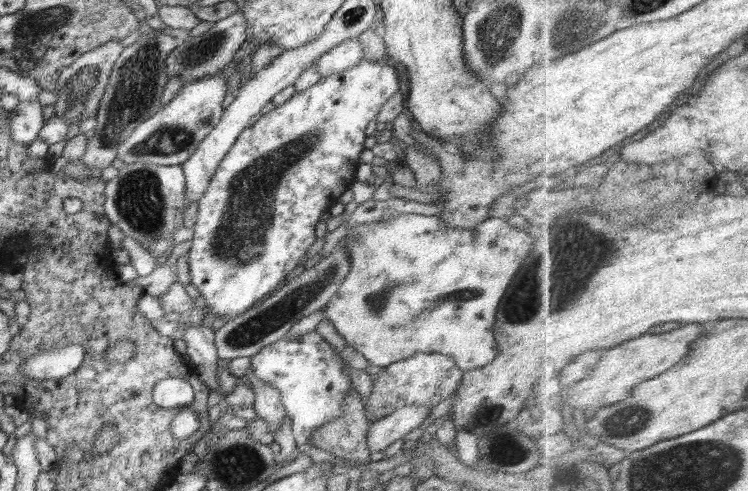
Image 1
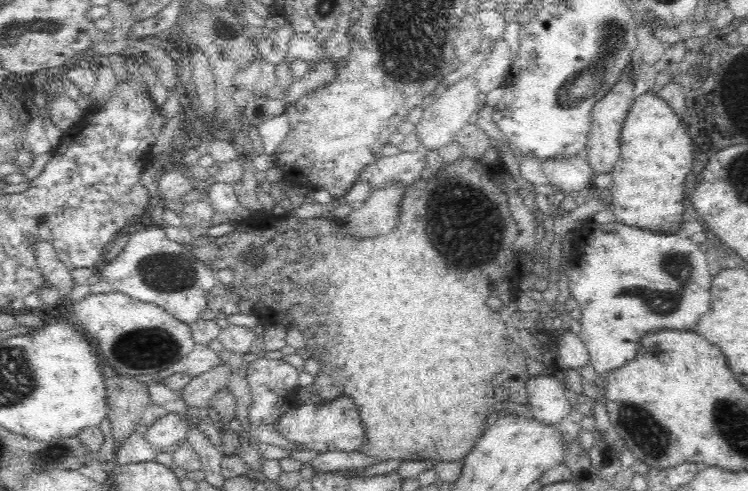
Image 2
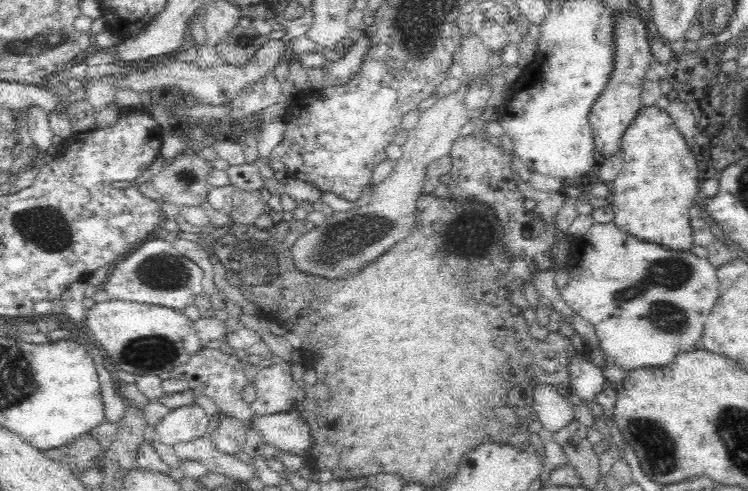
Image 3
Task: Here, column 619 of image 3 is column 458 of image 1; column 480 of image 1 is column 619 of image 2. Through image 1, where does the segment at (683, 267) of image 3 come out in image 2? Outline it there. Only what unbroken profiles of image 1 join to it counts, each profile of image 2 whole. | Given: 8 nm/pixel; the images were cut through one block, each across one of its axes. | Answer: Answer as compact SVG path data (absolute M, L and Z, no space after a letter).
M618 221L611 223L594 223L588 228L582 228L578 240L574 238L574 252L571 252L571 270L568 272L569 289L572 298L578 301L581 307L582 316L579 318L581 330L577 334L586 345L589 352L589 359L594 370L604 376L608 371L618 369L624 366L629 360L632 360L640 348L640 339L647 334L662 330L674 329L680 331L692 331L696 323L710 310L710 287L713 276L709 272L707 255L699 250L698 245L691 242L689 235L683 233L662 234L648 229L626 226Z

